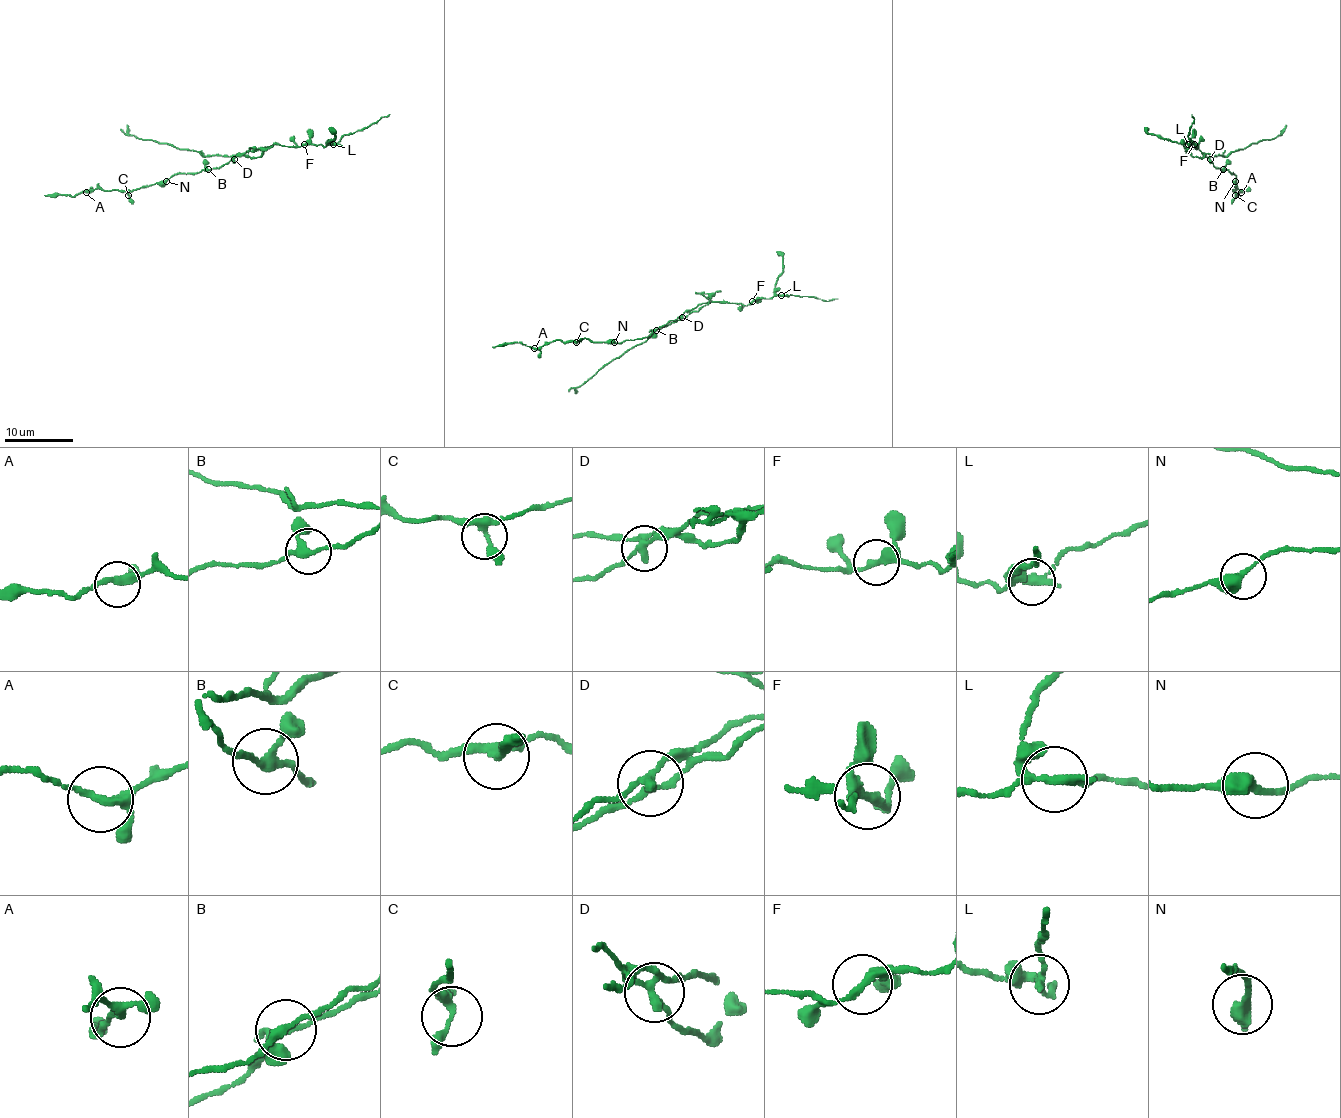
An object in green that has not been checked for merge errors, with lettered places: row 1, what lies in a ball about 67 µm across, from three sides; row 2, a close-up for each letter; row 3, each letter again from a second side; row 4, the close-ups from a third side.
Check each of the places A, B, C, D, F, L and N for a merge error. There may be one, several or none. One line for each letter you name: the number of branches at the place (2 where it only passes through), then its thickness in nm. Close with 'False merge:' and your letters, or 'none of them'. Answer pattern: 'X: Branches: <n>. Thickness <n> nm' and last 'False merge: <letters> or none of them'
D: Branches: 3. Thickness 240 nm
L: Branches: 3. Thickness 200 nm
False merge: D, L

